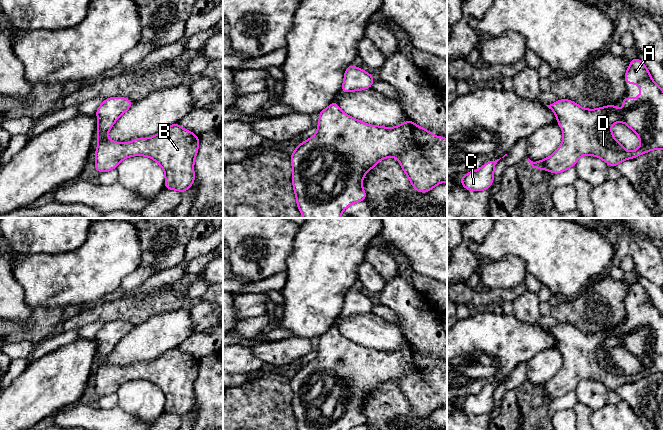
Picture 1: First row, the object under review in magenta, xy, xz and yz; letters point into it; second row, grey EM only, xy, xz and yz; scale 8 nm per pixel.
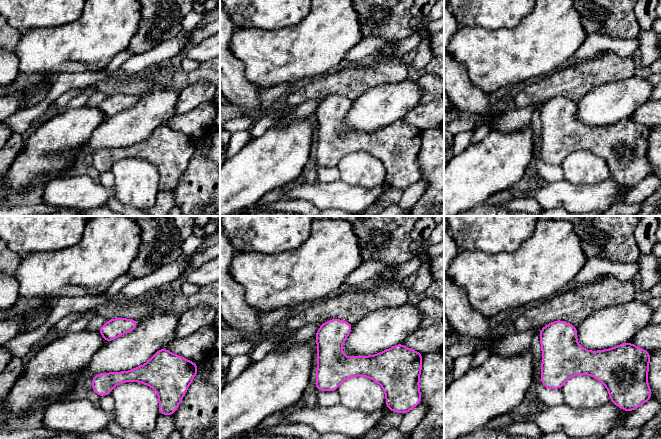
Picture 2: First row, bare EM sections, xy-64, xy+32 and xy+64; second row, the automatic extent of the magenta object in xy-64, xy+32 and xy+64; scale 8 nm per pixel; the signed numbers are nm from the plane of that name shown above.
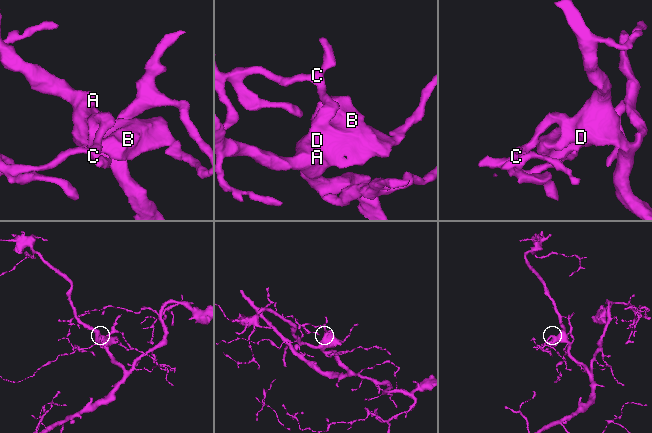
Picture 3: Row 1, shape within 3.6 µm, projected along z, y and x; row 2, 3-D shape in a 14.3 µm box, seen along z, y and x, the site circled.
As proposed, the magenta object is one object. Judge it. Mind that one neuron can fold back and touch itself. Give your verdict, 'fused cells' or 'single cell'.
single cell

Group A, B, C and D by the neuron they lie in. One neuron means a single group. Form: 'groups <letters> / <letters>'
groups A B C D

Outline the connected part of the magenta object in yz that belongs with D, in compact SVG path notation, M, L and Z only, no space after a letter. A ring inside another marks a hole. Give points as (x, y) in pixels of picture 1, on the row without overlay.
M636 281L630 285L624 300L625 308L639 308L640 321L625 321L620 324L625 330L623 334L616 333L615 328L597 333L585 333L568 323L559 323L556 327L546 329L557 341L557 347L562 352L563 363L559 372L548 382L528 386L535 393L548 394L552 398L564 396L570 391L575 391L582 379L592 379L601 382L609 390L615 391L624 384L636 382L646 376L663 373L663 313L652 303L648 292ZM616 346L625 347L639 361L641 369L638 373L628 376L617 365L611 350Z

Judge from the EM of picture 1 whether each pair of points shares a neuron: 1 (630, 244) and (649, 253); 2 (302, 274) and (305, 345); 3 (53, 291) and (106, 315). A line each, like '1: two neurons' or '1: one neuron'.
1: one neuron
2: two neurons
3: two neurons

